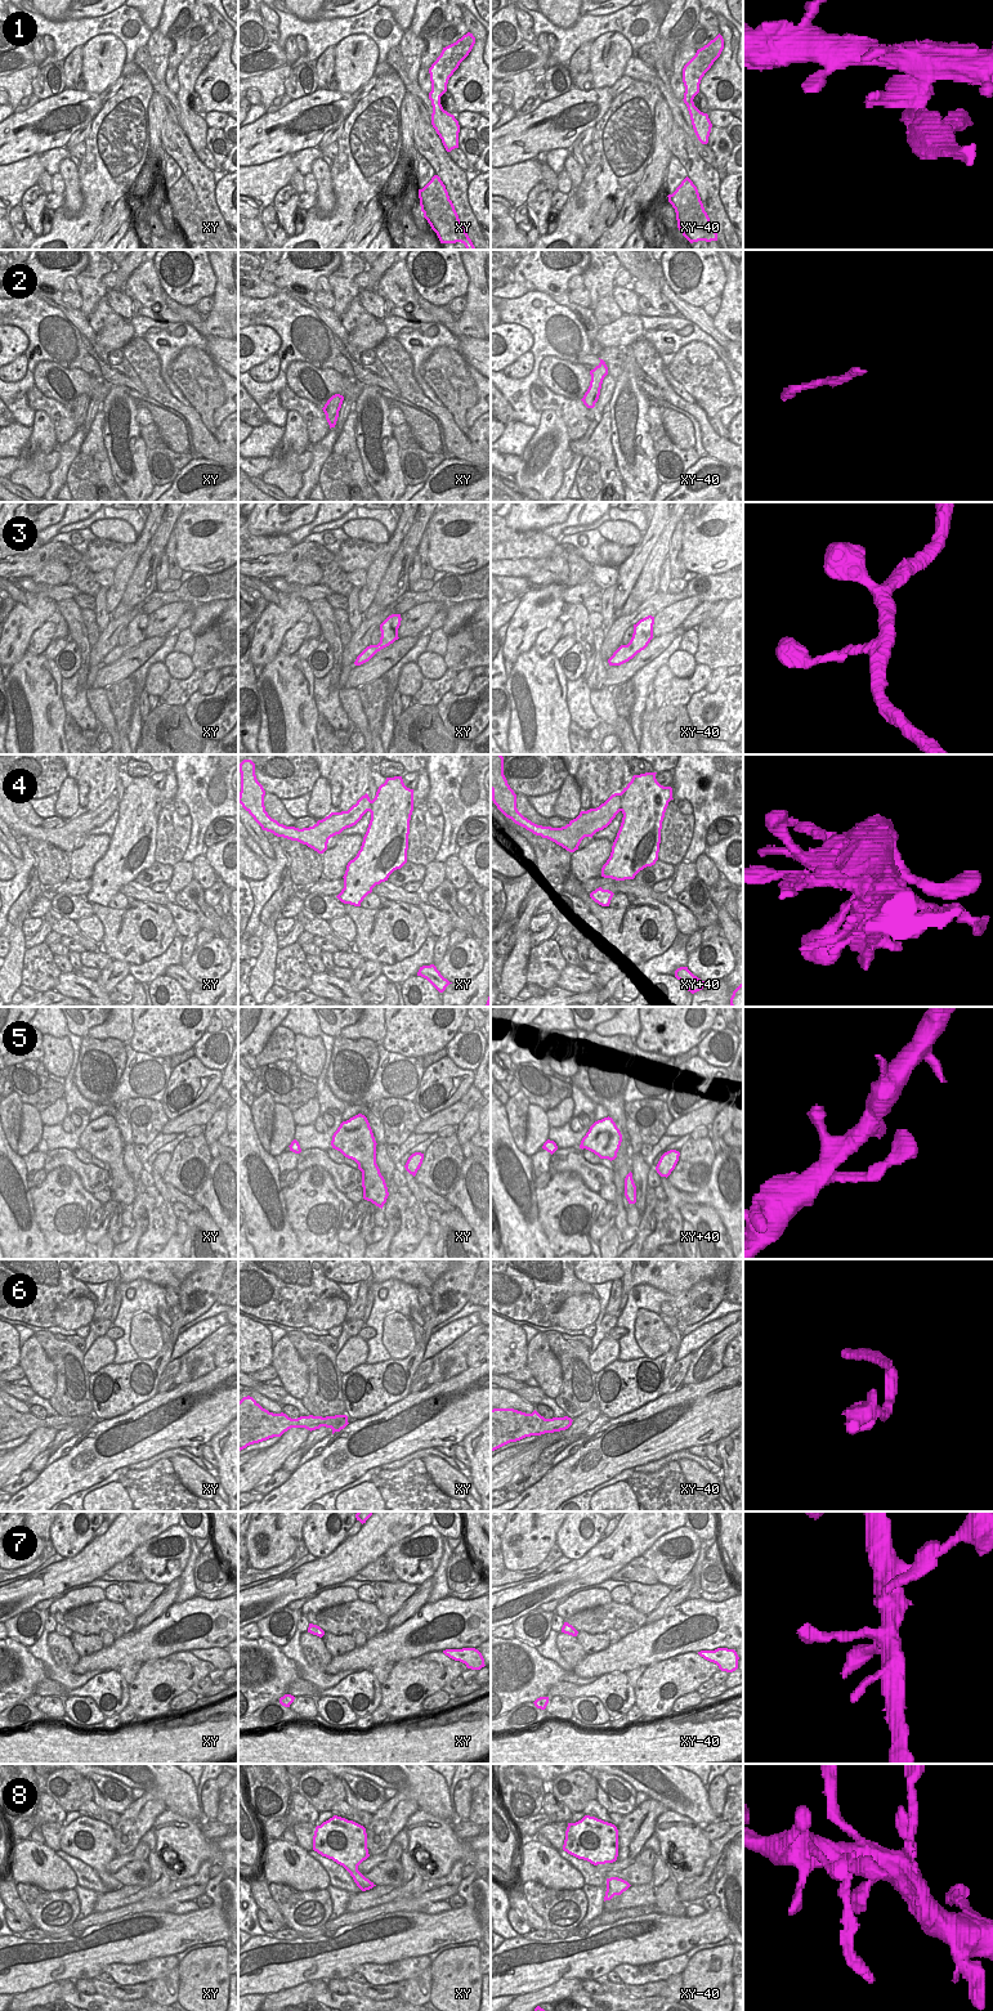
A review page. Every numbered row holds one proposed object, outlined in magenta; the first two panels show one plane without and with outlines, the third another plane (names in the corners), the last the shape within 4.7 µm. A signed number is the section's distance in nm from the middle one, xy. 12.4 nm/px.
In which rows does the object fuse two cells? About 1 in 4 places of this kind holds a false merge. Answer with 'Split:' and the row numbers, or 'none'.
Split: 1, 4

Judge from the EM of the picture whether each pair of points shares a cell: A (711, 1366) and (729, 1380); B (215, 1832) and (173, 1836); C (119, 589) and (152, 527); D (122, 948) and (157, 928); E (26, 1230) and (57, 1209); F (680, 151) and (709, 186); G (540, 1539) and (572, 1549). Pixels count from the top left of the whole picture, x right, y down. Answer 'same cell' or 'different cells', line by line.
A: different cells
B: different cells
C: same cell
D: same cell
E: different cells
F: same cell
G: different cells

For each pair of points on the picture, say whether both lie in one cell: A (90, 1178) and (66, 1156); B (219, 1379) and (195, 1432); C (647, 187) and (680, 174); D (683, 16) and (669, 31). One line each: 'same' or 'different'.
A: same
B: same
C: different
D: same

